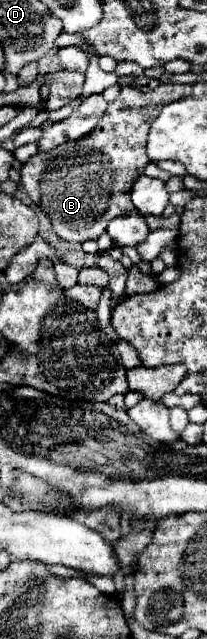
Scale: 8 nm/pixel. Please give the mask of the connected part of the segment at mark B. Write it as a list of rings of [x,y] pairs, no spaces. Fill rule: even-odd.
[[[135,81],[121,87],[119,97],[107,105],[103,119],[97,127],[81,137],[69,139],[47,153],[37,153],[29,157],[21,167],[21,185],[31,199],[33,209],[41,209],[53,223],[55,233],[71,243],[83,243],[87,239],[97,239],[107,223],[121,215],[131,215],[137,209],[129,199],[133,183],[143,175],[149,157],[145,153],[145,139],[151,123],[163,105],[177,101],[191,93],[191,85],[161,83],[153,91],[139,91]],[[137,101],[161,101],[143,103],[139,109],[127,107],[127,103]]]

